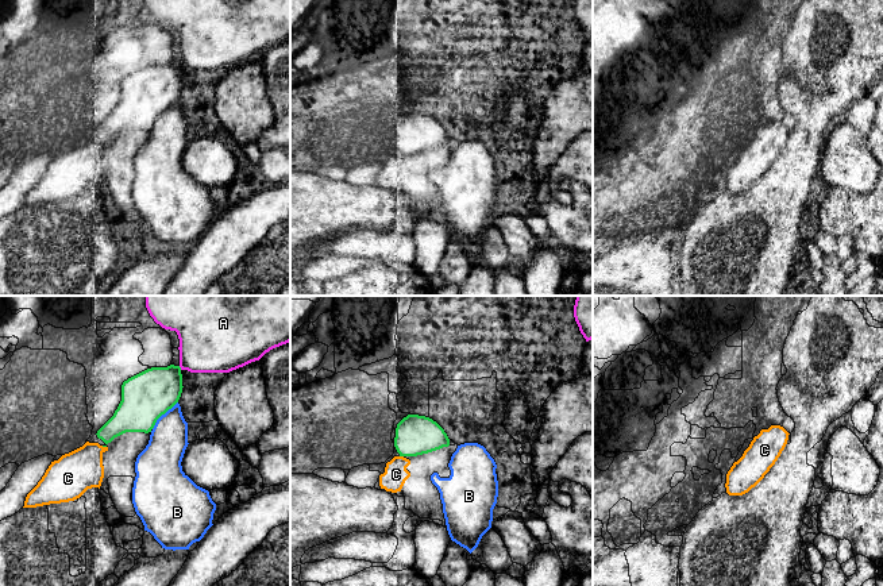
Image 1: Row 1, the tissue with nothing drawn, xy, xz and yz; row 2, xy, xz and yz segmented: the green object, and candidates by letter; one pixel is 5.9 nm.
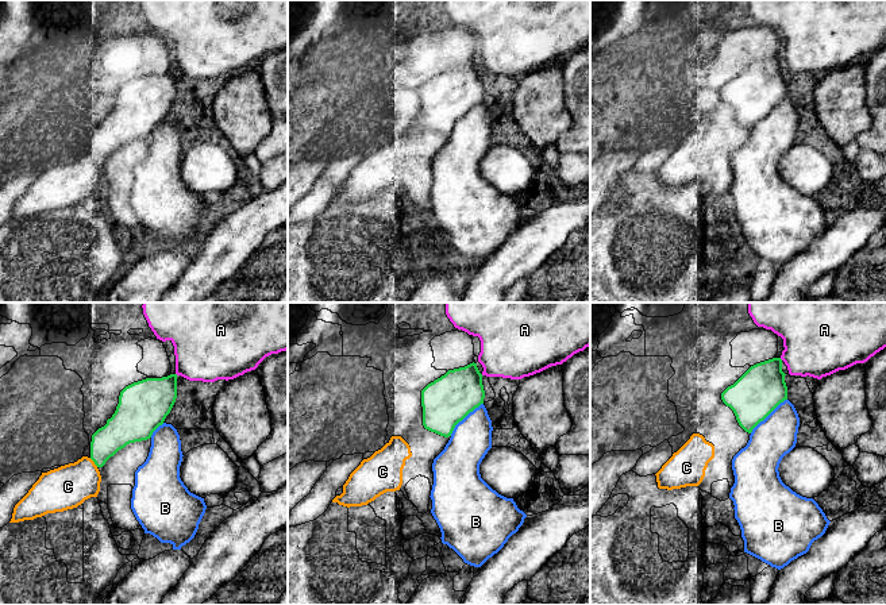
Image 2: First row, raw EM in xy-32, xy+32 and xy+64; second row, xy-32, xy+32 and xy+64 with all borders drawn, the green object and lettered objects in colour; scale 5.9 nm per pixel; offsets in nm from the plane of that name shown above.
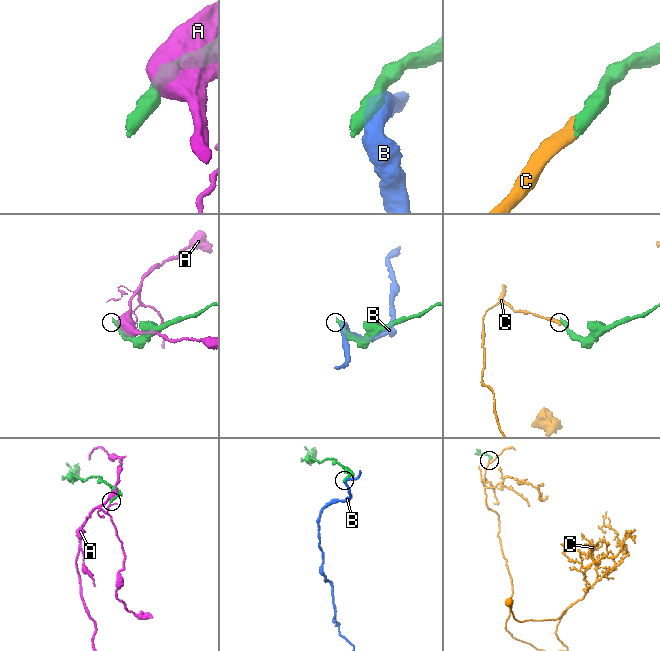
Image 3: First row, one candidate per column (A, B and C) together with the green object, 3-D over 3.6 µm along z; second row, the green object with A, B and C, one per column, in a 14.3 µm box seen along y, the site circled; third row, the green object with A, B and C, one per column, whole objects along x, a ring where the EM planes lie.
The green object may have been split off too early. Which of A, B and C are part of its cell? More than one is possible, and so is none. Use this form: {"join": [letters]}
{"join": ["C"]}

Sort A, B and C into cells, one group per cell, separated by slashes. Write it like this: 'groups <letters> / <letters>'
groups A / B / C

